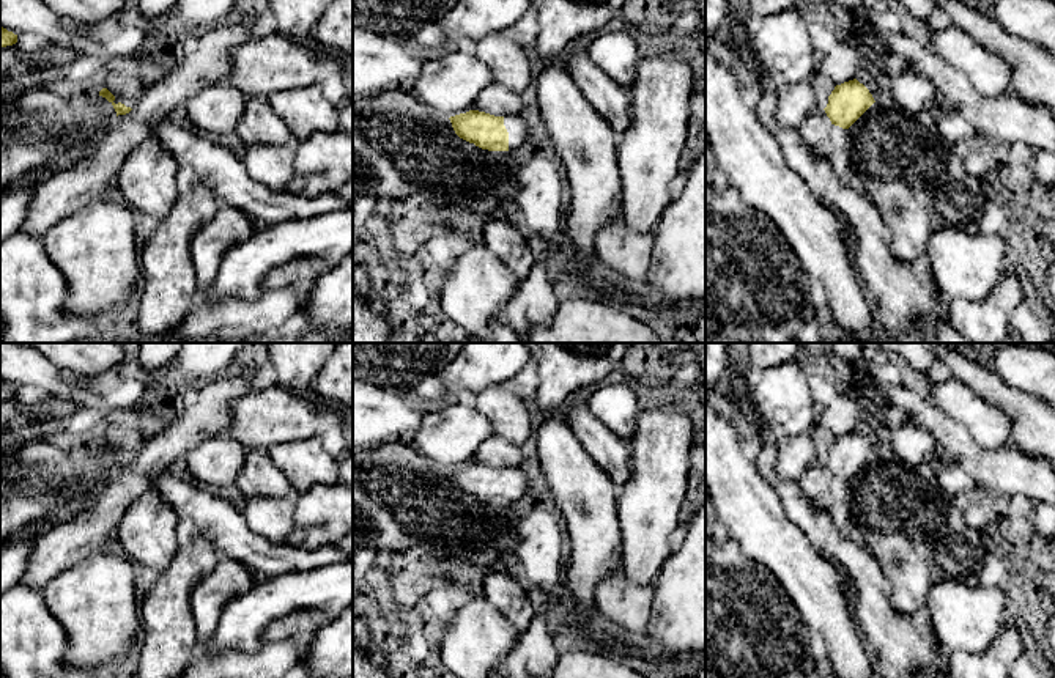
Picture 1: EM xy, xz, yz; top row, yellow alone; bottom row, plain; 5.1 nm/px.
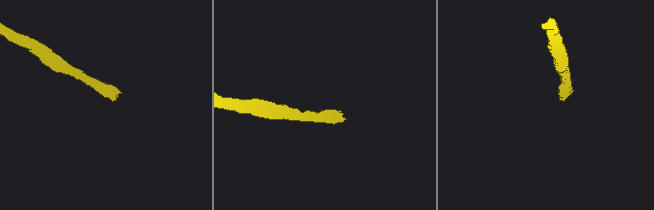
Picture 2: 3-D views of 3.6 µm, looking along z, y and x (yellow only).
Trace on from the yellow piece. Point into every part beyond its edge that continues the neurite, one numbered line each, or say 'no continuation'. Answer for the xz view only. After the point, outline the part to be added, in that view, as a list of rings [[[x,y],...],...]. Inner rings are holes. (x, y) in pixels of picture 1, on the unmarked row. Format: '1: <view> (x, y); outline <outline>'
1: xz (518, 483); outline [[[523,467],[505,469],[504,478],[509,485],[509,503],[521,499],[532,486]]]

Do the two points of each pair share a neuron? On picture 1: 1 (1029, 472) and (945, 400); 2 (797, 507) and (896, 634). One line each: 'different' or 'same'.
1: different
2: same

